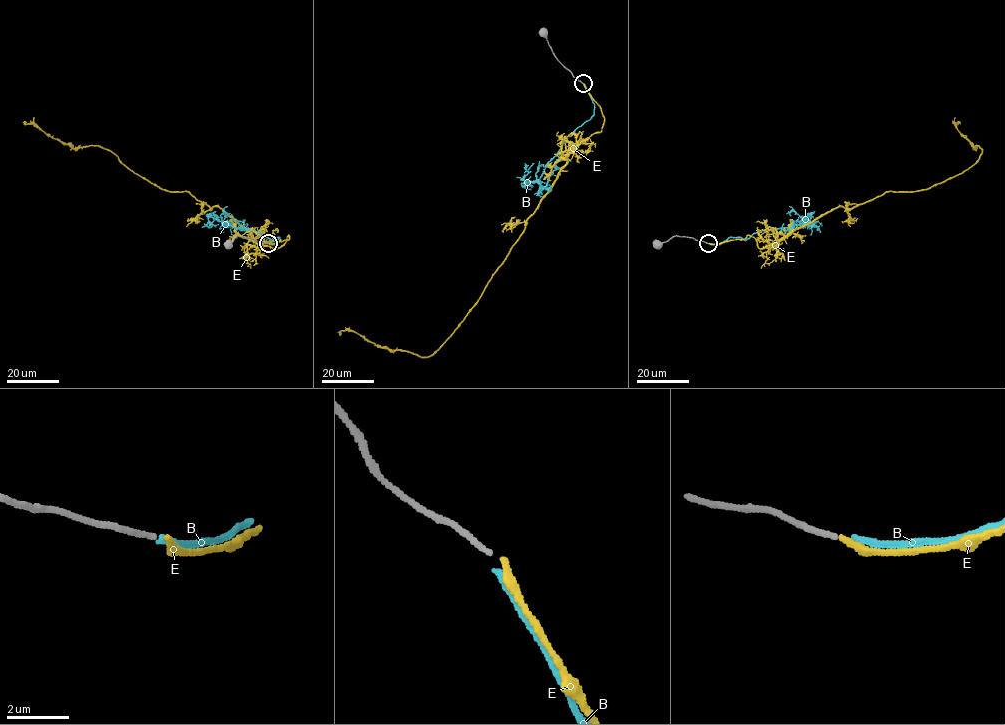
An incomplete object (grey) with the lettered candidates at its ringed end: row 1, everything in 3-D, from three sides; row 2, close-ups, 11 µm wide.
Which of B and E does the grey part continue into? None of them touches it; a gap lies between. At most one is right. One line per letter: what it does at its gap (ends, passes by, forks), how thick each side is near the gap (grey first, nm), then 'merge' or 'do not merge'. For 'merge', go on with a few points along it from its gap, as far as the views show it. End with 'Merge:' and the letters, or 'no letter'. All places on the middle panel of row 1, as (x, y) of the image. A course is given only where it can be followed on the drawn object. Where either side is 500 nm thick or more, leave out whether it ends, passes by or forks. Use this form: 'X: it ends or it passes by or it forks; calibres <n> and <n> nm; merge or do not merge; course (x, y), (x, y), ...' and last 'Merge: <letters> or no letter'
B: it ends; calibres 160 and 220 nm; do not merge
E: it ends; calibres 160 and 220 nm; do not merge
Merge: no letter

